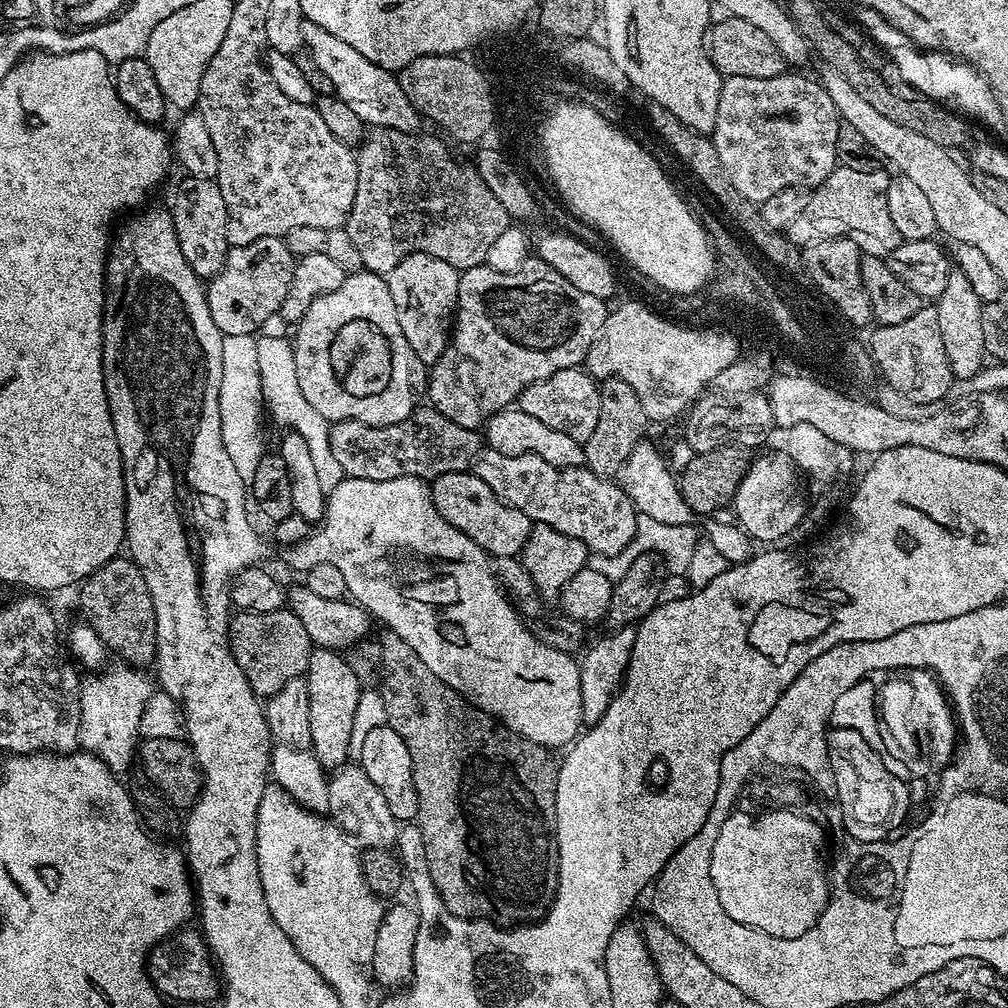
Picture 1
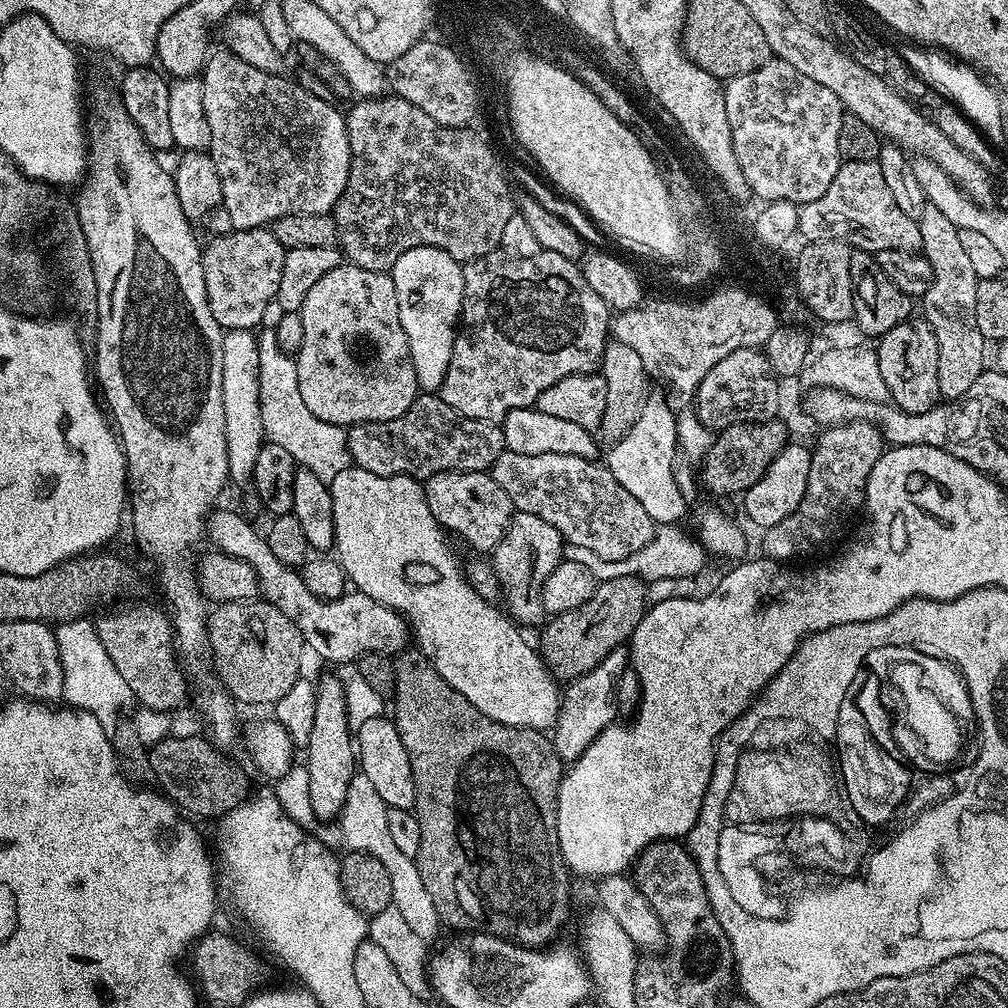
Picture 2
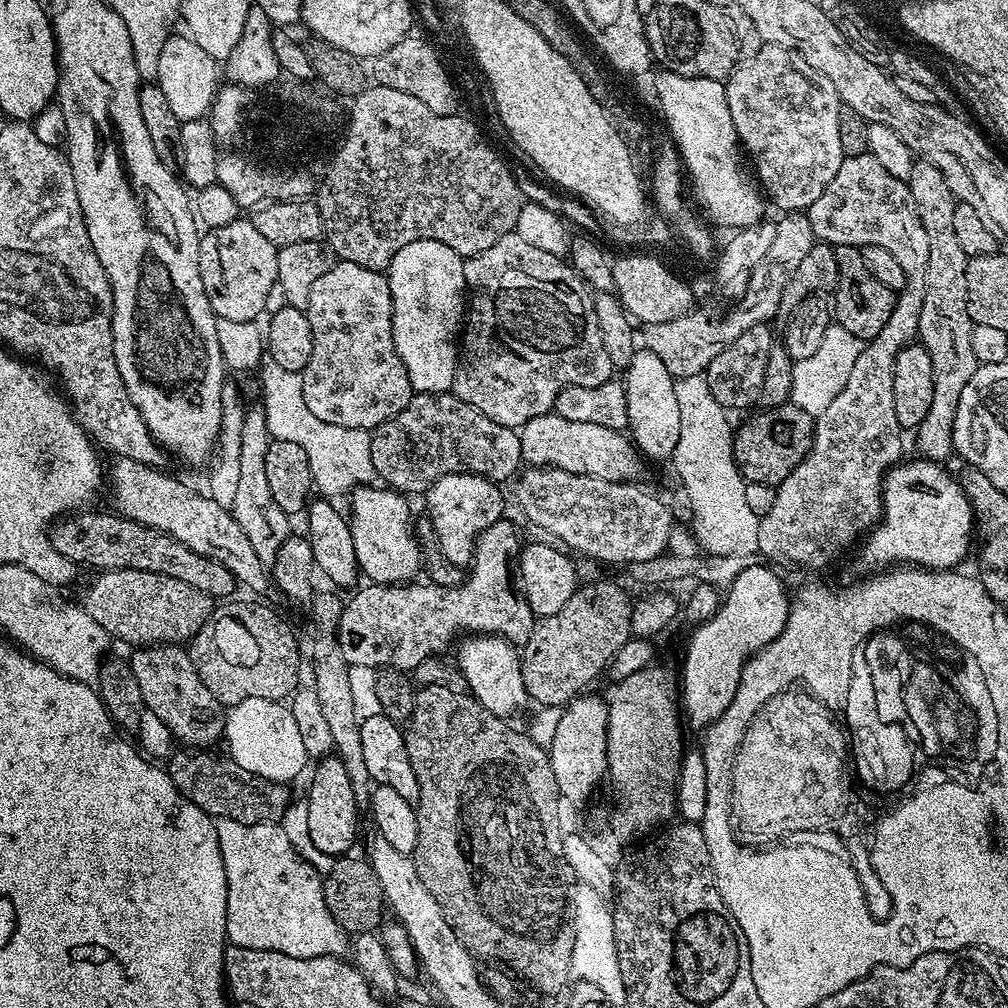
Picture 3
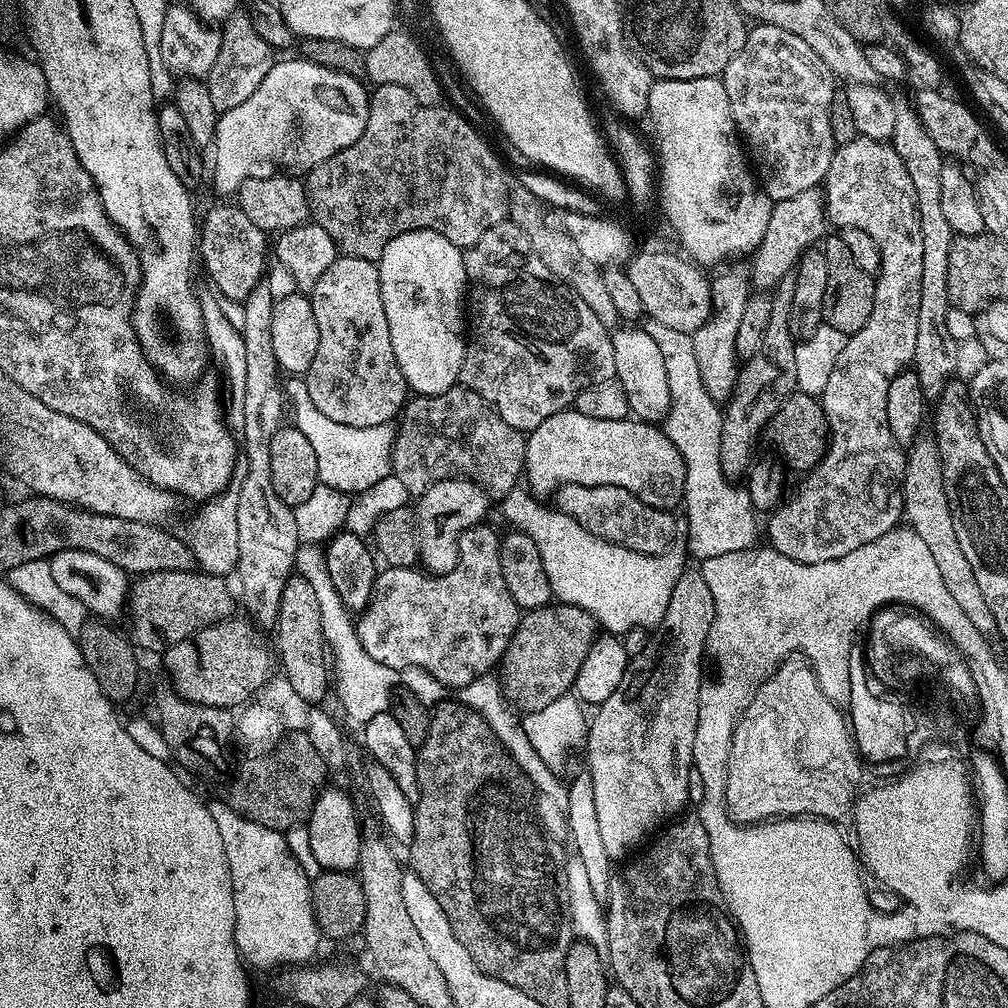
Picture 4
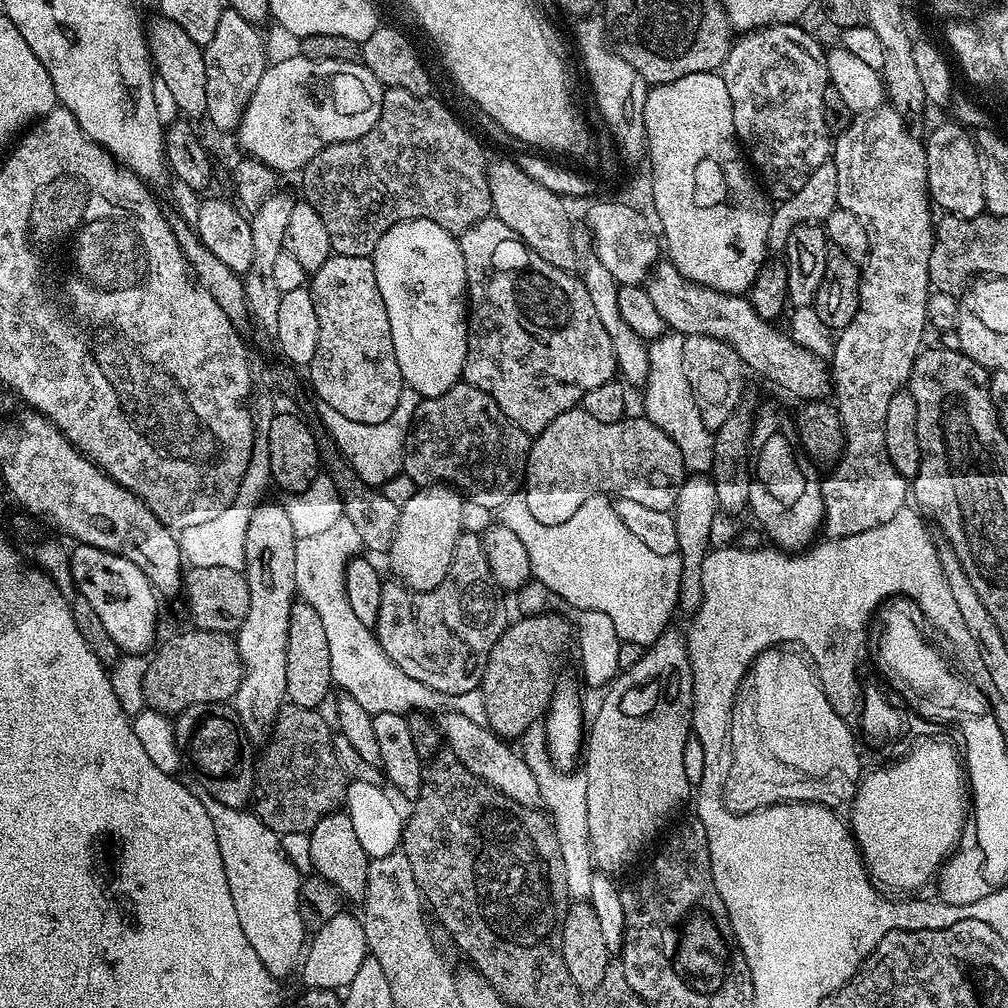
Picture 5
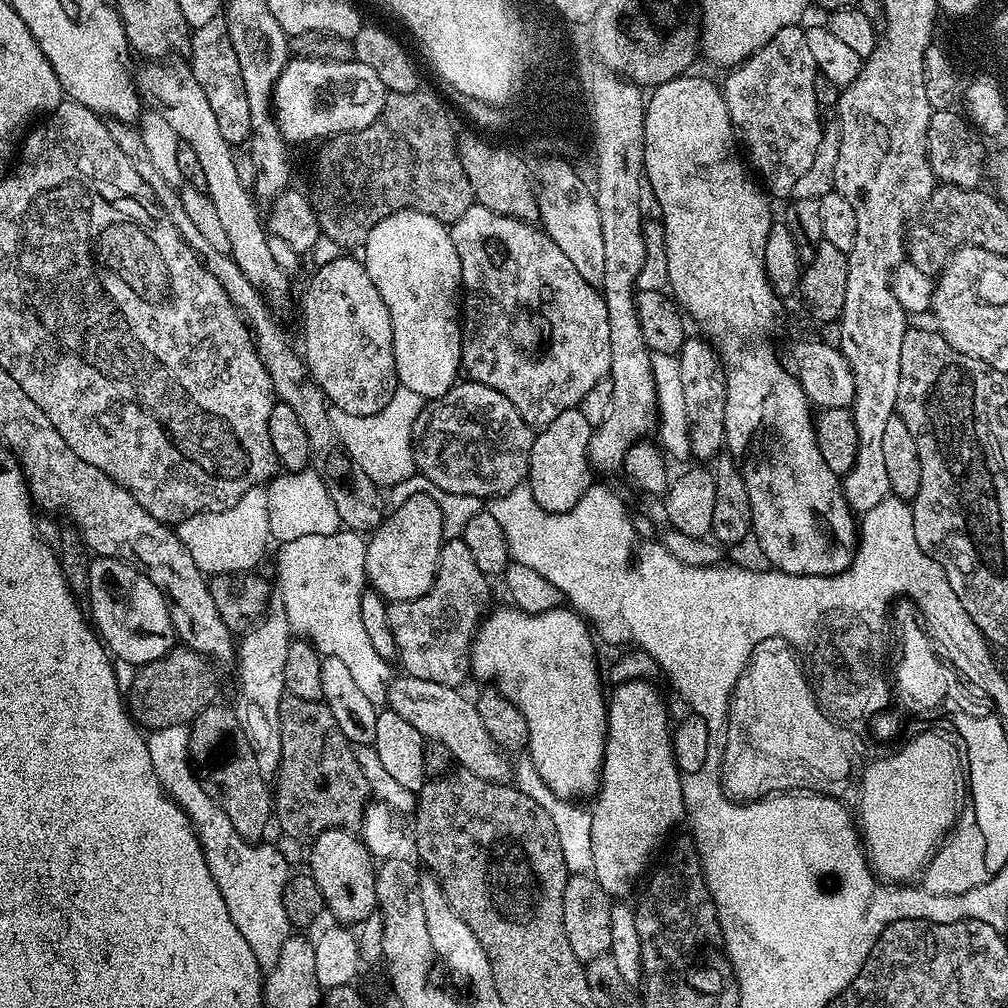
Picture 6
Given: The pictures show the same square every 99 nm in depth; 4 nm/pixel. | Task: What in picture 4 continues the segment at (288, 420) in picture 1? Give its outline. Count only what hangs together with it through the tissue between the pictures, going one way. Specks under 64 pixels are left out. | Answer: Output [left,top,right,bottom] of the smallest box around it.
[286,378,396,494]

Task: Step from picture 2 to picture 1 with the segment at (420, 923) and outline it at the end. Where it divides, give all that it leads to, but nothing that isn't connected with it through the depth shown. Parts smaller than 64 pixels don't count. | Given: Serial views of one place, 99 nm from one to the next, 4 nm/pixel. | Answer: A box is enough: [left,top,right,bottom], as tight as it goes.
[328,762,398,849]

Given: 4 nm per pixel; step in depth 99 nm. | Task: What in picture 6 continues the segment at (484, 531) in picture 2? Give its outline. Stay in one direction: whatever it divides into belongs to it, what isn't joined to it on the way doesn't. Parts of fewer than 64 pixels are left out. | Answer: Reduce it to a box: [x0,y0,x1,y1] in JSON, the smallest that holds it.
[364,496,445,601]

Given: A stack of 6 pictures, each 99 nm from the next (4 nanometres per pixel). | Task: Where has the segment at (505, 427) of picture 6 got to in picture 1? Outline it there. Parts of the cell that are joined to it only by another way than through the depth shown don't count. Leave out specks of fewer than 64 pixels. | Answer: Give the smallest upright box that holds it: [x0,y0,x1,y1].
[330,406,482,482]

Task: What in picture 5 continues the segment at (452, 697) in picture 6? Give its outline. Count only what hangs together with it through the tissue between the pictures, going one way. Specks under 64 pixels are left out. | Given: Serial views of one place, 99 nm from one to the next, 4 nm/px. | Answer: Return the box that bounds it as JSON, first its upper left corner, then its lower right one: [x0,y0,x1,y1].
[438,712,542,809]

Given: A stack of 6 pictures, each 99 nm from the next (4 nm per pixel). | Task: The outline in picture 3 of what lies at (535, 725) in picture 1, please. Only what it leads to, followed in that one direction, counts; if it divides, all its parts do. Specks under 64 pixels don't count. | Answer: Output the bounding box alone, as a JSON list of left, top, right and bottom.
[350,486,530,718]

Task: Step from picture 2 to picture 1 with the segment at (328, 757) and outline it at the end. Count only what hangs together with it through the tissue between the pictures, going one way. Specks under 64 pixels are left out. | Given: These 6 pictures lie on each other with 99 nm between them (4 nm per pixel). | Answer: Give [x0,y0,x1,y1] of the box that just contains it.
[306,648,362,770]

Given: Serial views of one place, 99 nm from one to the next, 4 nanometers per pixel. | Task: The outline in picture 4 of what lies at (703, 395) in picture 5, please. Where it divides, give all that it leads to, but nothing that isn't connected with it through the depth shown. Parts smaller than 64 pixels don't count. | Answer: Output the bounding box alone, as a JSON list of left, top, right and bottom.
[691,262,752,402]

